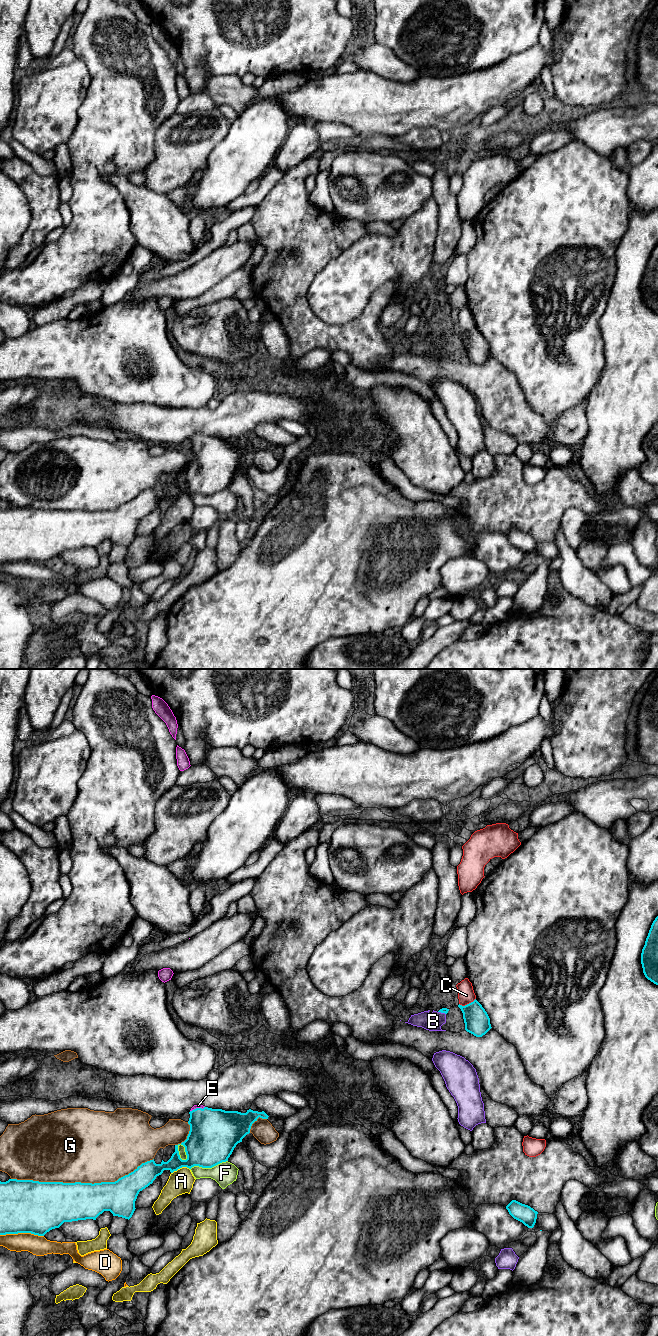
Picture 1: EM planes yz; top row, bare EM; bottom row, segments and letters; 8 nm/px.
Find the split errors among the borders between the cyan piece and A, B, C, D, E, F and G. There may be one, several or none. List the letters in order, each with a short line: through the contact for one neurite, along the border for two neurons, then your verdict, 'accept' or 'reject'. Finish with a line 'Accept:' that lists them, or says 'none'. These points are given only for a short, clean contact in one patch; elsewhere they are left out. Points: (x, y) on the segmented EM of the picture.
A: reject
B: reject
C: reject
D: reject
E: yz (214, 1133), (203, 1121), (197, 1108), (198, 1105) | accept
F: reject
G: reject
Accept: E

